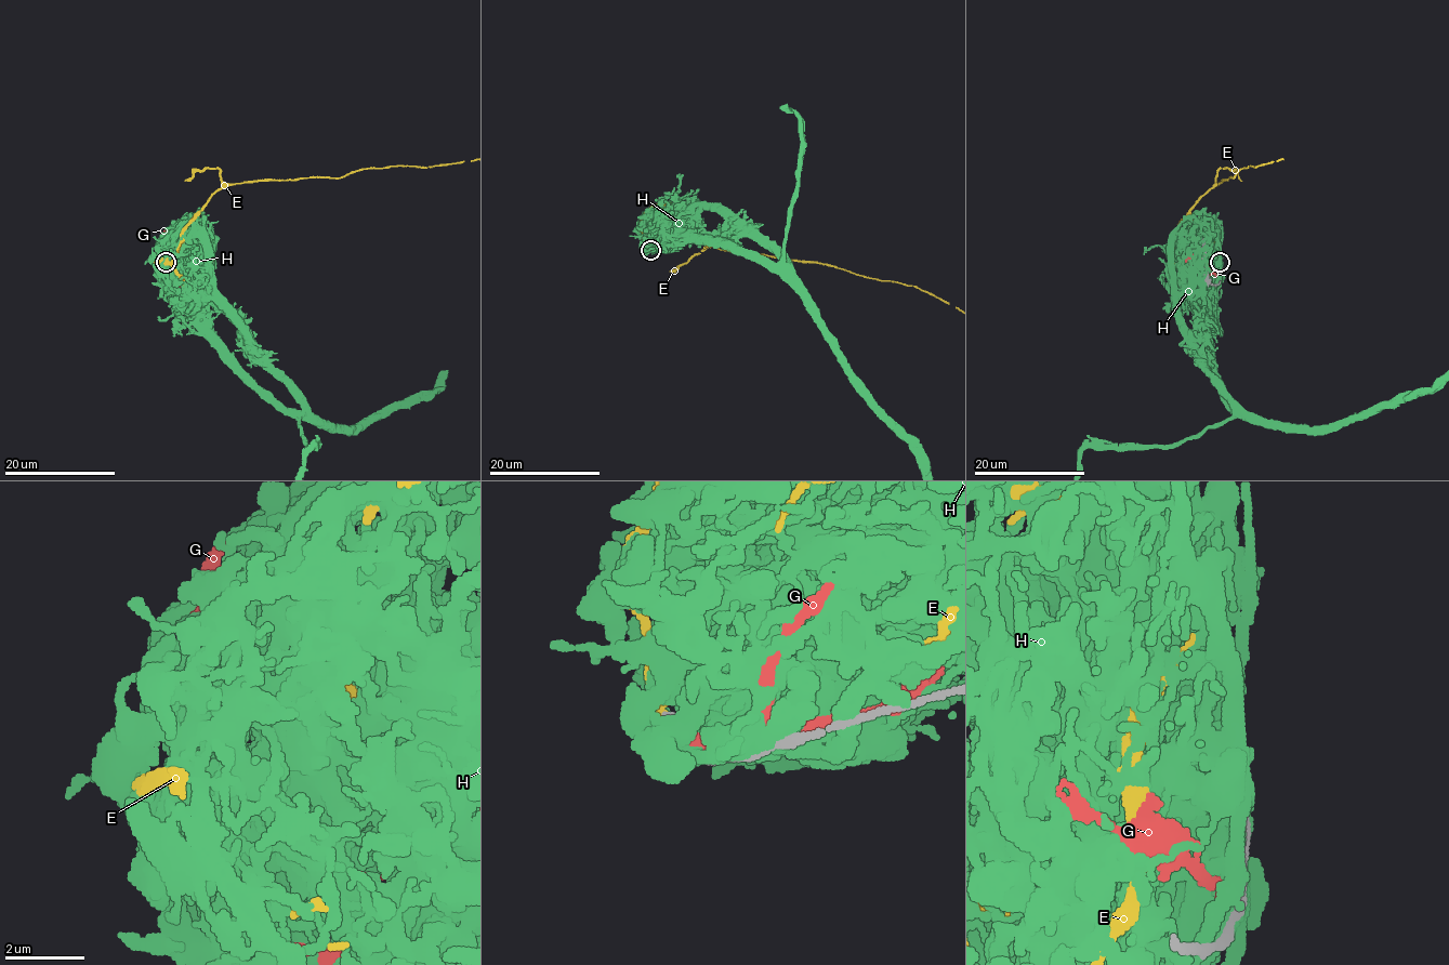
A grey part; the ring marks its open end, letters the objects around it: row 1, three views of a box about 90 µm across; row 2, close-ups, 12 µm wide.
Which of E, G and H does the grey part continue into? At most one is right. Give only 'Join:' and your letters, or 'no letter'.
Join: no letter

